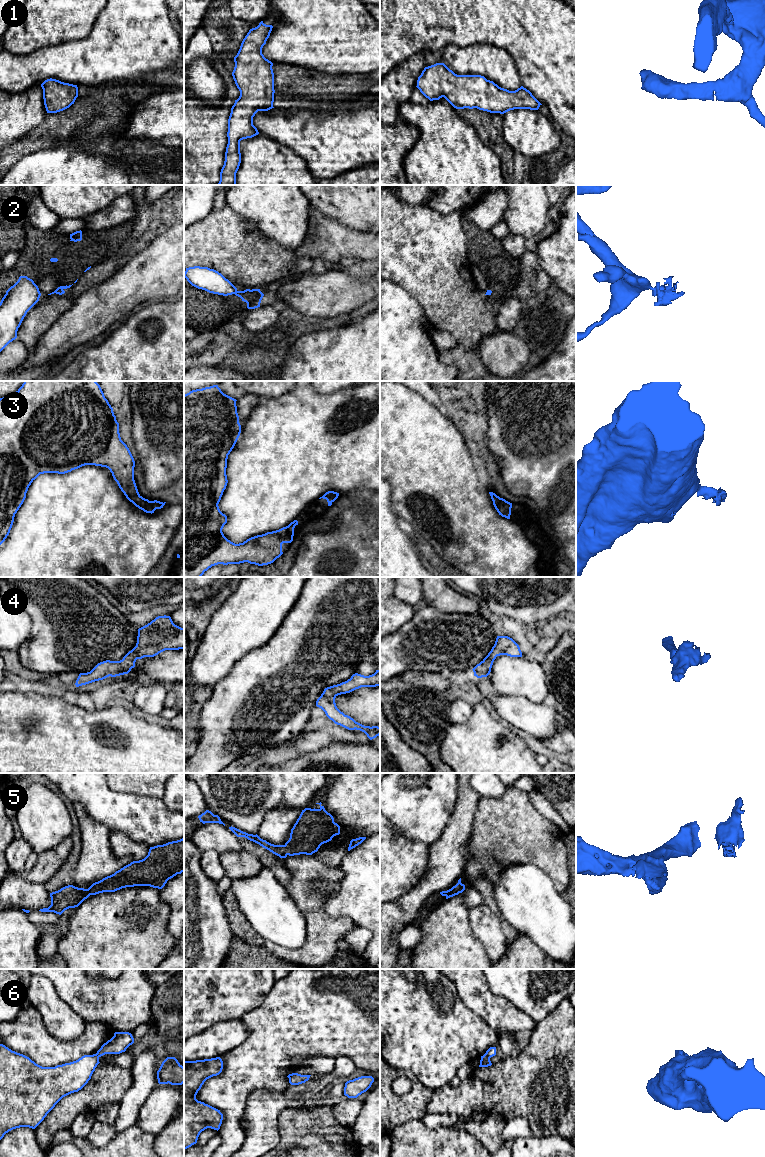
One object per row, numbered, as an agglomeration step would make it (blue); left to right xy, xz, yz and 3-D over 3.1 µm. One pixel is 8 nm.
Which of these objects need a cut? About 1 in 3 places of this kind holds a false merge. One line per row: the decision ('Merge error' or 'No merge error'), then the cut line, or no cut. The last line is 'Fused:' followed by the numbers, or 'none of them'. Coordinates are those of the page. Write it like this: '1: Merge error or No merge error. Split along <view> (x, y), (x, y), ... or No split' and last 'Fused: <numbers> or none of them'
1: No merge error. No split
2: Merge error. Split along xz (236, 290), (233, 293)
3: No merge error. No split
4: No merge error. No split
5: No merge error. No split
6: Merge error. Split along yz (484, 1054), (489, 1058)
Fused: 2, 6

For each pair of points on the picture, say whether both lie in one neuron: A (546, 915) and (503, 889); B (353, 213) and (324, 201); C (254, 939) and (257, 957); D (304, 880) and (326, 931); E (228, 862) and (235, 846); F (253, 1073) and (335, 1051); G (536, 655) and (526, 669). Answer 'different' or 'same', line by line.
A: same
B: same
C: different
D: same
E: different
F: same
G: different

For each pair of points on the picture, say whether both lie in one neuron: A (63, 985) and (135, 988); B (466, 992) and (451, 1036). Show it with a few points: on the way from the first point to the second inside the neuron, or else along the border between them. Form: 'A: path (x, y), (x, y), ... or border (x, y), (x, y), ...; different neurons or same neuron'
A: path (81, 987), (117, 988); same neuron
B: border (451, 981), (459, 998), (480, 1017); different neurons

